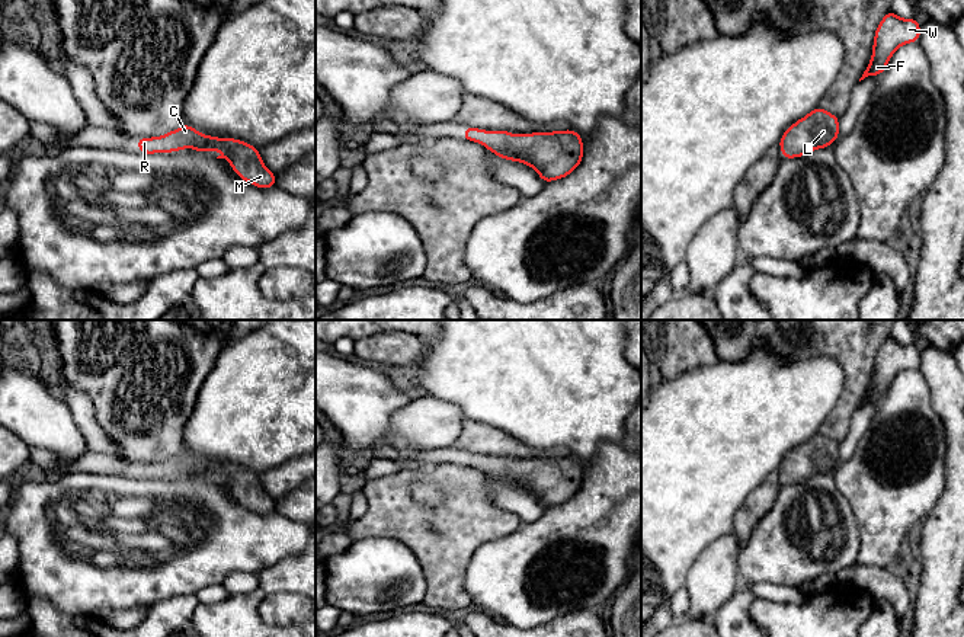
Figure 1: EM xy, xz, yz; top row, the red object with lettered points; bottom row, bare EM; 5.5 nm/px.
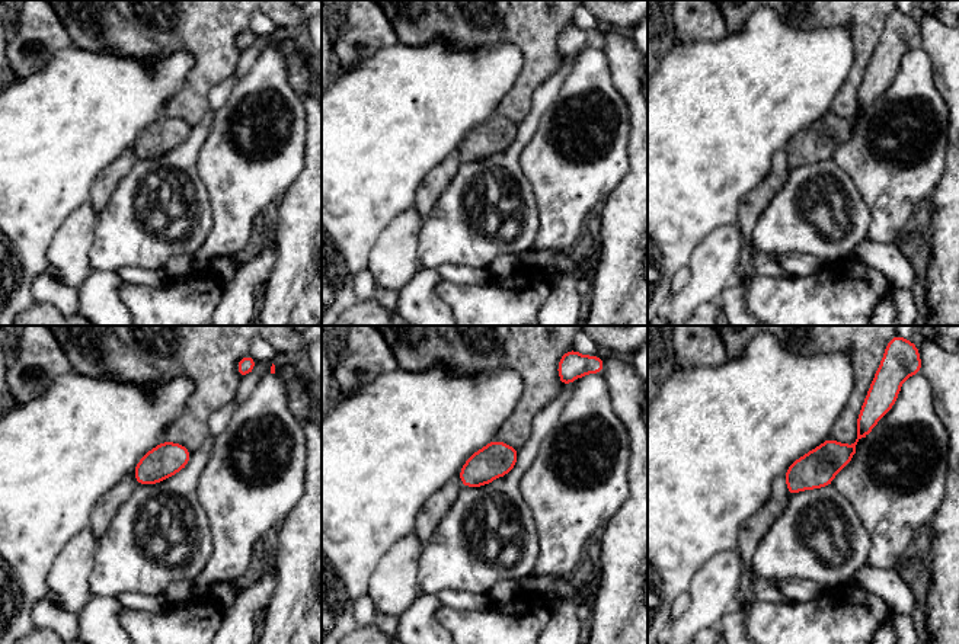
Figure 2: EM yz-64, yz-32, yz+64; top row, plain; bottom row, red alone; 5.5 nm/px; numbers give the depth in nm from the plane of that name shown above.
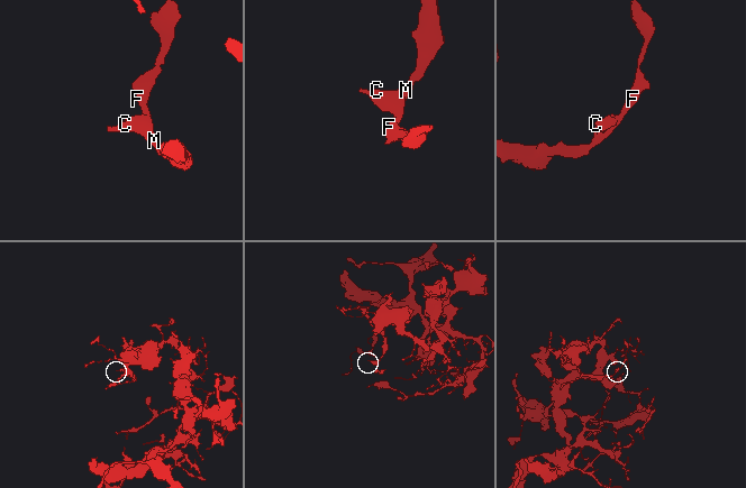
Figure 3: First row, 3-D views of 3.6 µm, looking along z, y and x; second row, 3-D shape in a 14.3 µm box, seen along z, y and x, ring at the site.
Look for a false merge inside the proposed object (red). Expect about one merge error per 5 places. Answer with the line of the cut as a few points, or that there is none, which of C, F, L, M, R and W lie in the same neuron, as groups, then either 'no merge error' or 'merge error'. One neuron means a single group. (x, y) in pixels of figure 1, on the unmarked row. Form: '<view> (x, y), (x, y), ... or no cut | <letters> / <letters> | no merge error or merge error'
no cut | C F L M R W | no merge error

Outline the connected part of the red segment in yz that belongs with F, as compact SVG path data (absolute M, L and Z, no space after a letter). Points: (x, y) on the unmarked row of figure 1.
M890 336L875 355L872 384L859 407L868 401L881 401L894 377L907 368L919 368L919 364L920 350L915 343L906 346Z

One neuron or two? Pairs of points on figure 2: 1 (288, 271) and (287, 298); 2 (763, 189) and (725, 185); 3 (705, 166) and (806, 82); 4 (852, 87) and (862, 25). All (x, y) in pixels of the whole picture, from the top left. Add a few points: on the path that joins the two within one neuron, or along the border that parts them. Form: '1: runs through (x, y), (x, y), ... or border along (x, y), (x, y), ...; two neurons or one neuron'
1: runs through (288, 278), (288, 291); one neuron
2: border along (773, 159), (770, 172), (739, 201), (738, 218); two neurons
3: runs through (729, 141), (782, 89); one neuron
4: runs through (857, 71), (862, 63), (862, 41); one neuron

